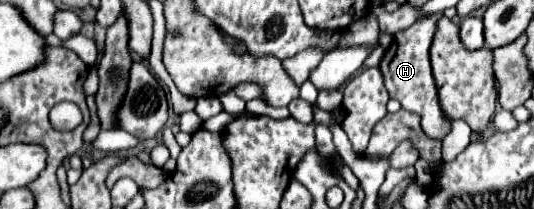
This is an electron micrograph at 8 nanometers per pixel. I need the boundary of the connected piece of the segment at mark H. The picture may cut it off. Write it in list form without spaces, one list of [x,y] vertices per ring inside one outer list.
[[[439,18],[419,20],[411,28],[397,32],[393,36],[393,44],[385,52],[379,68],[383,72],[389,96],[395,98],[395,100],[399,100],[403,110],[409,110],[409,112],[421,116],[421,126],[423,126],[423,130],[425,130],[427,136],[441,140],[451,130],[451,124],[443,116],[443,110],[439,106],[437,88],[435,88],[433,74],[431,74],[431,64],[429,64],[429,48],[431,48],[433,34],[437,30],[437,20]]]

